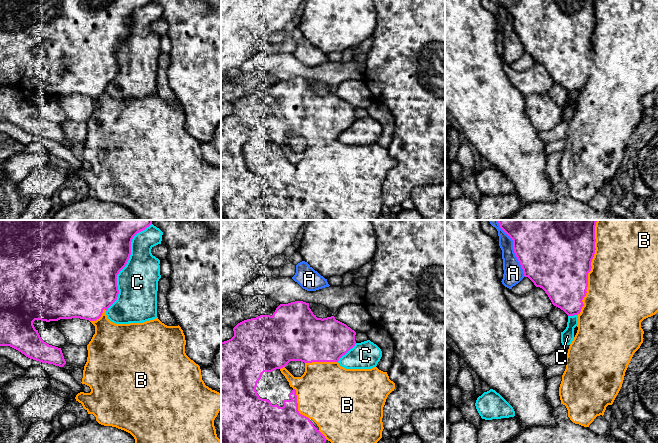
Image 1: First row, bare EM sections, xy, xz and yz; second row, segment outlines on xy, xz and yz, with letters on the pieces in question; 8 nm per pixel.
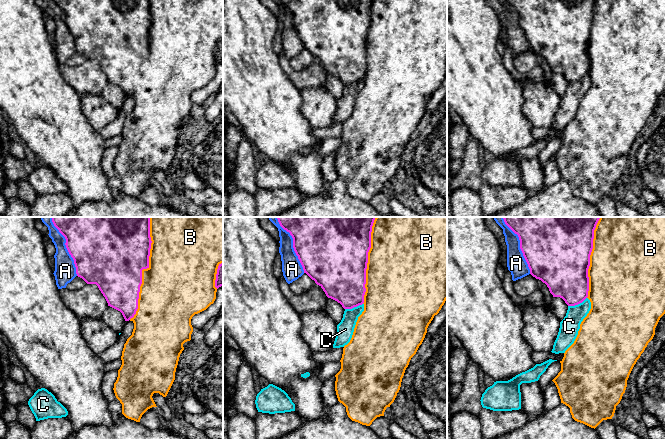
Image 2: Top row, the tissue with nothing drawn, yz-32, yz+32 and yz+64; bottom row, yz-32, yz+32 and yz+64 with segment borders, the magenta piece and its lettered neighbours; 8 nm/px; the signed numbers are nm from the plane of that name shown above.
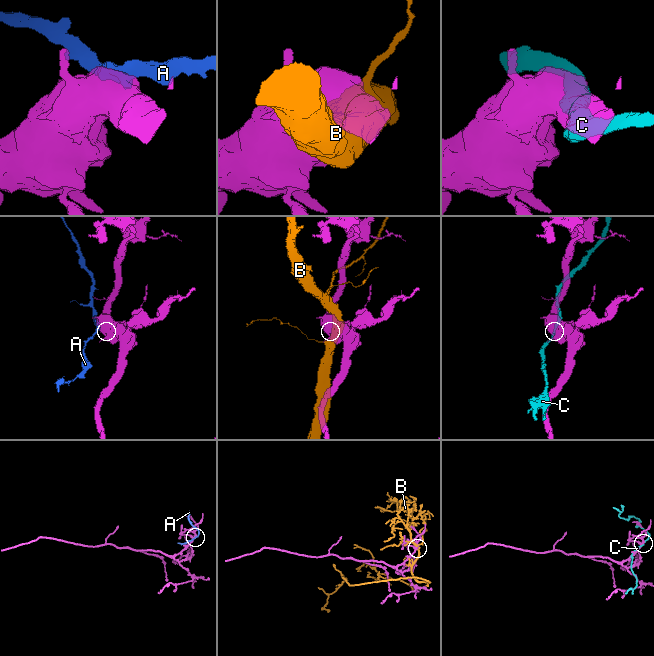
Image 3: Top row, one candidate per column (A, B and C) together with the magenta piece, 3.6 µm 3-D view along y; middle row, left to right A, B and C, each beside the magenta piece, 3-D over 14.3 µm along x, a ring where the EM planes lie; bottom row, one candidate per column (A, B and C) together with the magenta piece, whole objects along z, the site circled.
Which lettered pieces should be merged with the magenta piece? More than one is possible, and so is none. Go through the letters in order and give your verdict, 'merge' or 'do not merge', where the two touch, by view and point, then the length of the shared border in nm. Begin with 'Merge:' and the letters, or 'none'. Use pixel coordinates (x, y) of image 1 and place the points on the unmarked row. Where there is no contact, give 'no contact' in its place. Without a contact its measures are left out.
Merge: none
A: do not merge; meets magenta in yz at (514, 26); contact 480 nm long
B: do not merge; meets magenta in yz at (590, 45); contact 750 nm long
C: do not merge; meets magenta in xy at (125, 41); contact 800 nm long

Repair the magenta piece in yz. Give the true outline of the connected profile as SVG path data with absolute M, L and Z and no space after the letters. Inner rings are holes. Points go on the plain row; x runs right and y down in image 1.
M499 0L500 4L513 16L513 25L525 53L536 63L542 64L552 80L568 92L578 91L584 82L582 76L588 63L588 49L595 30L596 0Z

